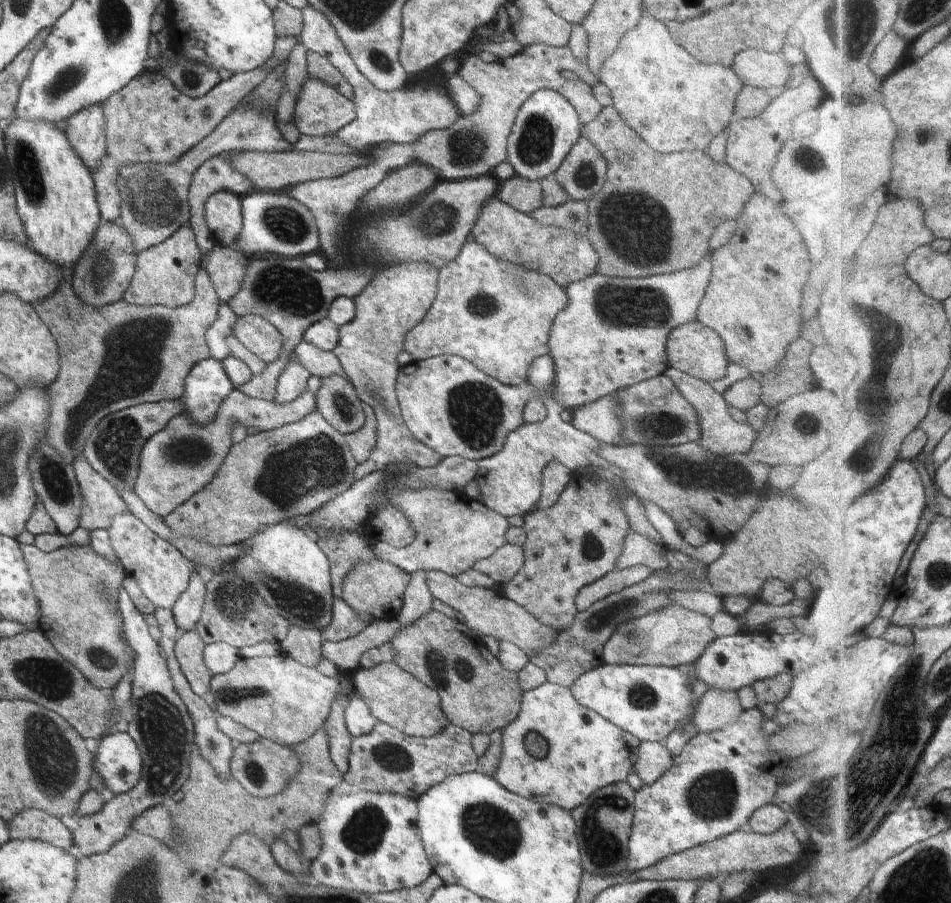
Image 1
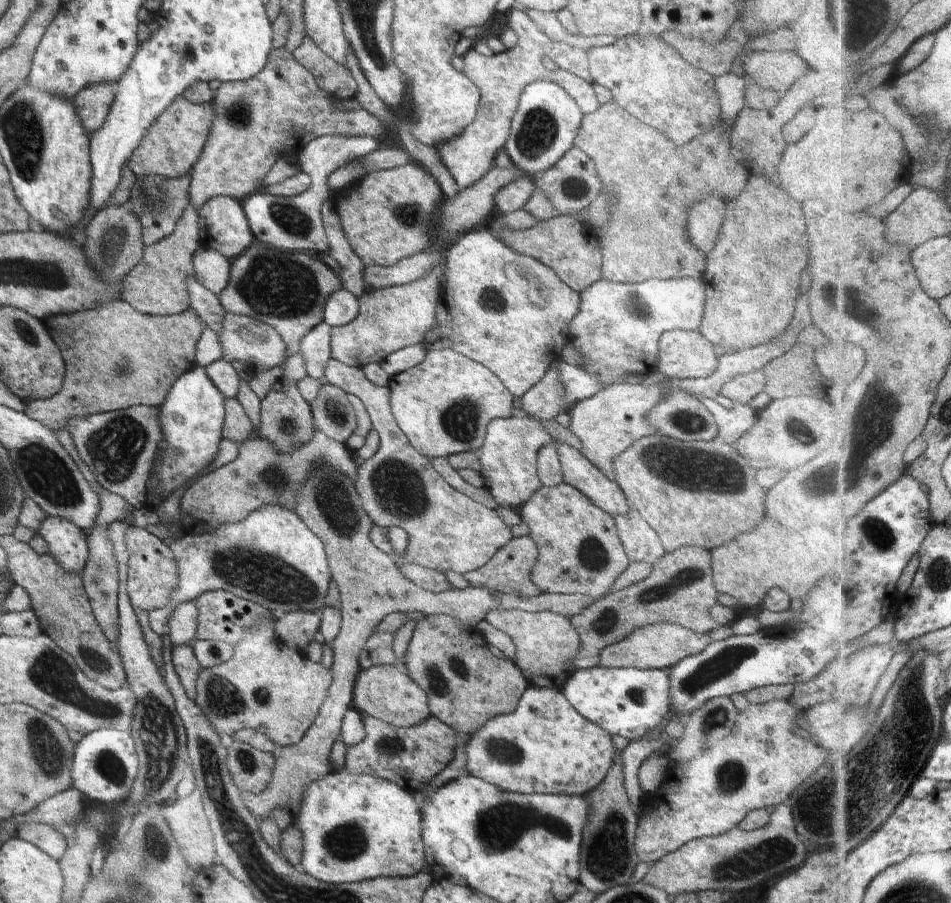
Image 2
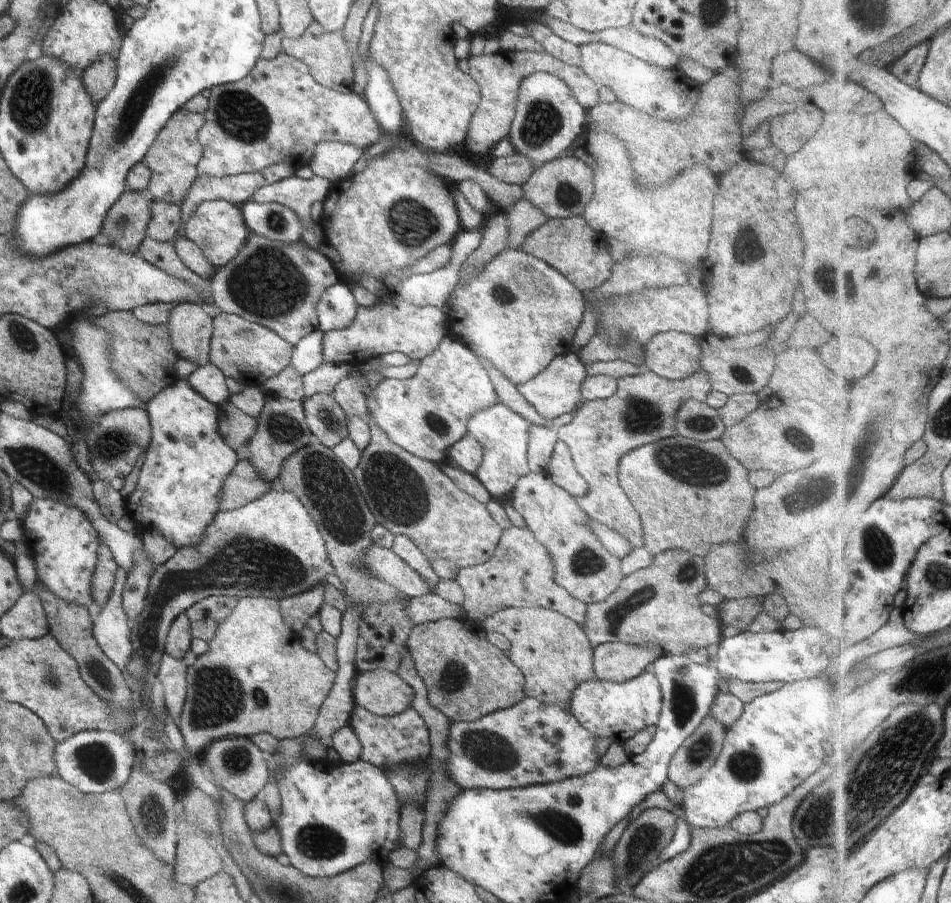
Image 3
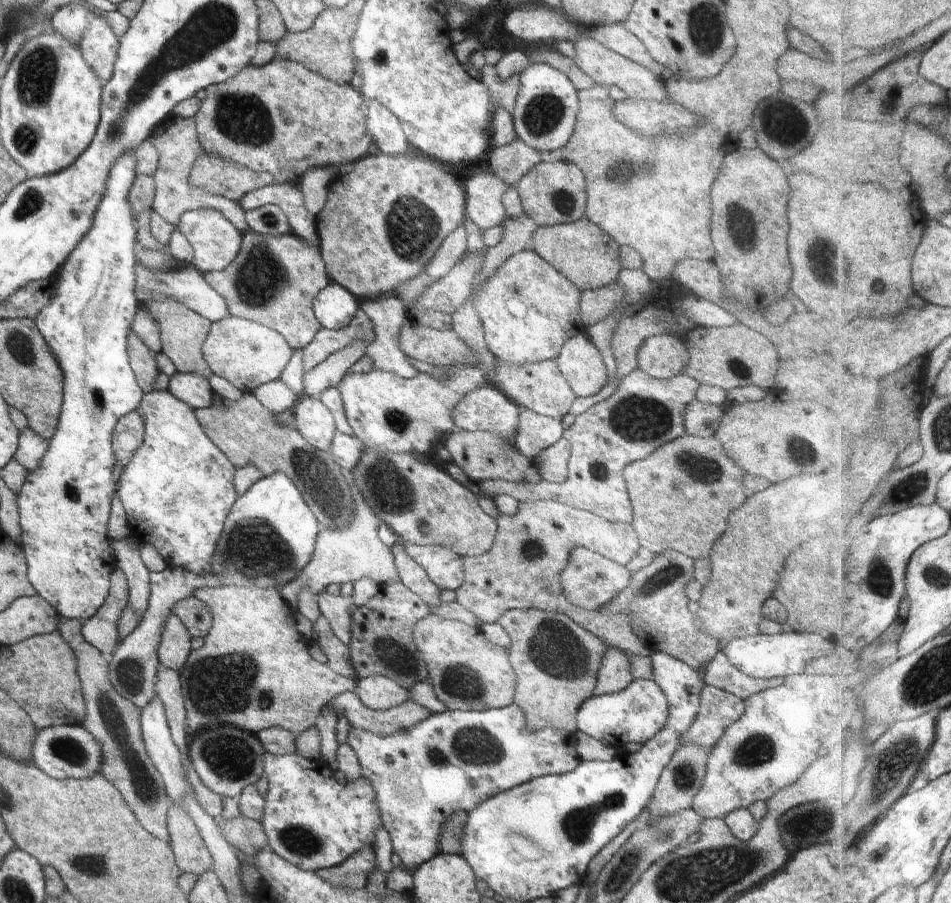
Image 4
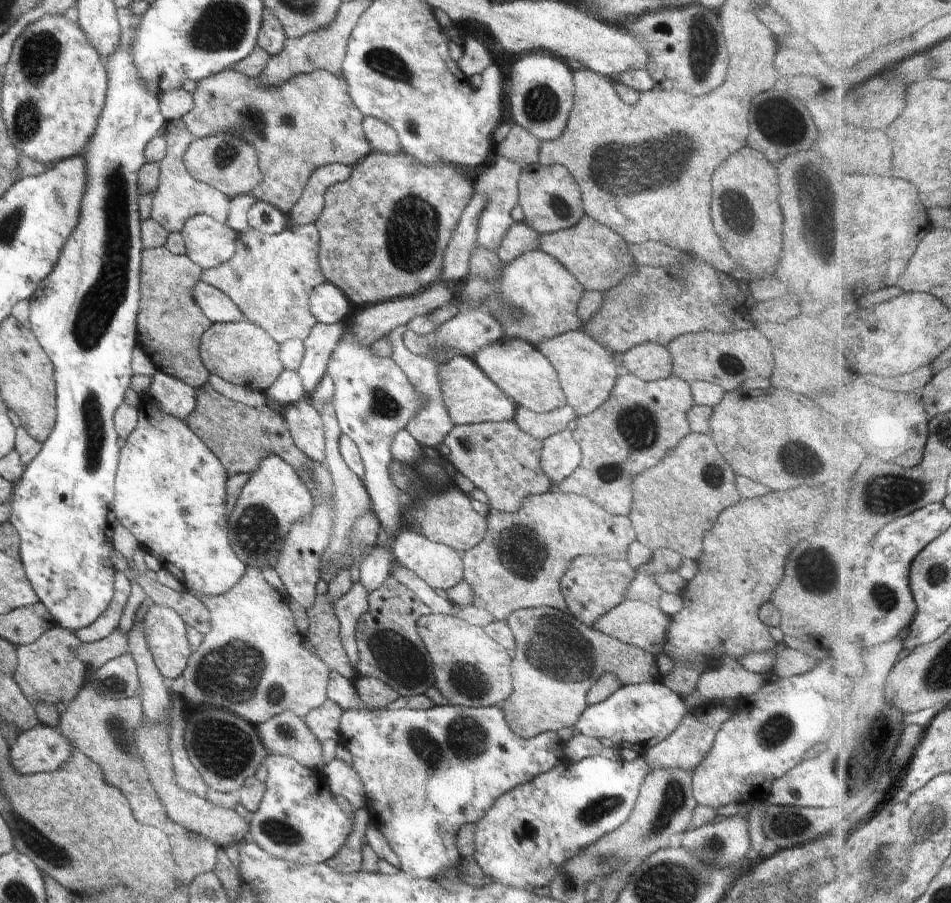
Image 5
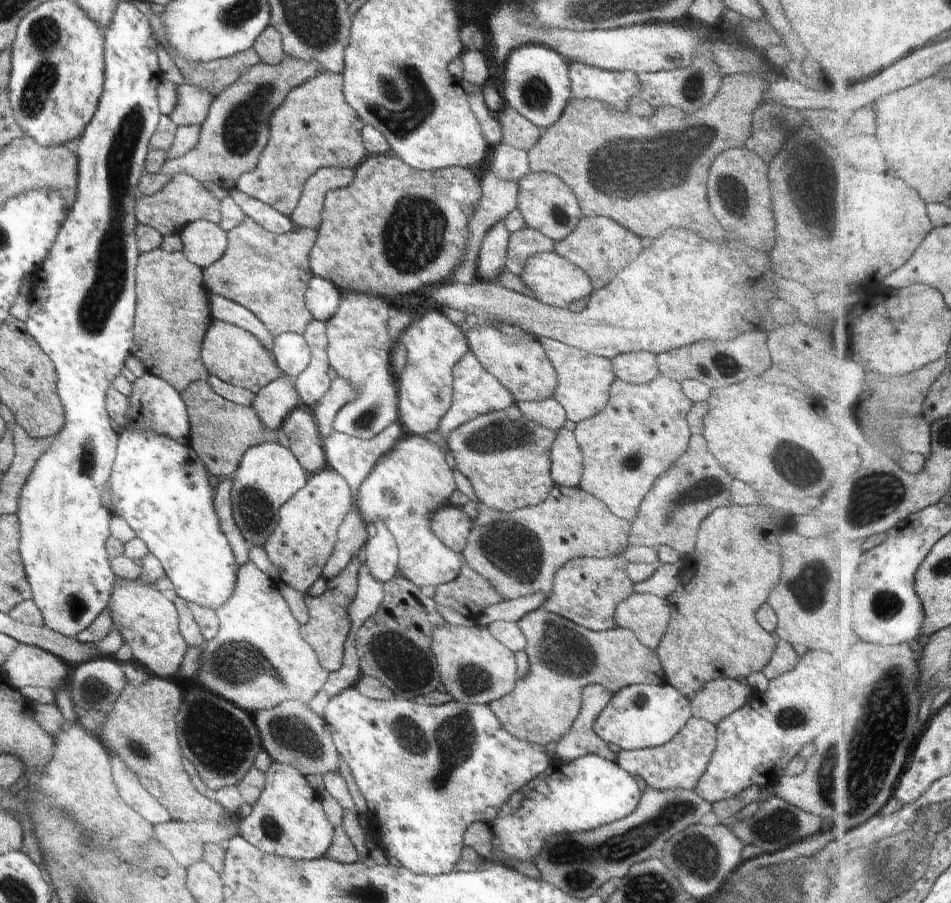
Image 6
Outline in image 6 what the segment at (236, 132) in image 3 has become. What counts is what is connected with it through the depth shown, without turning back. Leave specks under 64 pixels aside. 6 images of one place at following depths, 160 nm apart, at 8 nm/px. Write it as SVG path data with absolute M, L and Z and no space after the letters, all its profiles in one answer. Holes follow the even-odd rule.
M321 72L306 84L290 90L284 104L275 110L270 118L269 140L258 165L238 178L235 189L290 217L306 180L320 168L355 170L368 157L362 142L364 126L346 104L341 74ZM188 84L176 85L178 88L178 106L170 114L170 120L178 126L201 126L206 120L210 104L215 96L208 94L204 88Z

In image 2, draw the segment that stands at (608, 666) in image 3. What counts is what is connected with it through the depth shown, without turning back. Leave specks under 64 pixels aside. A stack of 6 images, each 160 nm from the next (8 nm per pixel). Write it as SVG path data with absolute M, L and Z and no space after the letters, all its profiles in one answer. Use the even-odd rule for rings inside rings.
M652 624L652 626L638 628L618 643L605 647L598 655L598 667L638 670L670 669L676 662L704 652L710 642L709 634L692 632L680 624Z

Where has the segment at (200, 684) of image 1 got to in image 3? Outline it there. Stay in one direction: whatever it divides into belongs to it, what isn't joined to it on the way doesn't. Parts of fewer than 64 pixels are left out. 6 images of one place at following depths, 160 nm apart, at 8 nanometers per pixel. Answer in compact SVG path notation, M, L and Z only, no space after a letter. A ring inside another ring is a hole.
M165 652L157 672L164 687L166 710L176 720L181 716L187 695L186 673L188 667L182 659L174 658Z

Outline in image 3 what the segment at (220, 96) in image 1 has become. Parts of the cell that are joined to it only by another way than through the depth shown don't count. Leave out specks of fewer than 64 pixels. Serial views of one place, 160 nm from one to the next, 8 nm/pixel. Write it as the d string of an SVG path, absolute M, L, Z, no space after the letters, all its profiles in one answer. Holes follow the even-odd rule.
M179 108L158 132L156 140L146 151L141 160L150 169L151 177L147 188L148 194L167 203L178 203L185 199L189 188L197 176L197 166L203 155L203 148L198 140L198 131L204 126L203 114L193 113L184 108Z

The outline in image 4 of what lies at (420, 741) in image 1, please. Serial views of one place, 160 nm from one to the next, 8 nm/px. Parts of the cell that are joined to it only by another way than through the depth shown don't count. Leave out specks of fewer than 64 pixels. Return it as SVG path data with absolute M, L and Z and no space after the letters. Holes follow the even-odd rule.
M343 692L330 703L338 714L344 712L351 728L368 731L380 737L389 737L401 729L410 729L431 714L426 707L413 700L411 693L406 702L385 711L370 710L355 692Z

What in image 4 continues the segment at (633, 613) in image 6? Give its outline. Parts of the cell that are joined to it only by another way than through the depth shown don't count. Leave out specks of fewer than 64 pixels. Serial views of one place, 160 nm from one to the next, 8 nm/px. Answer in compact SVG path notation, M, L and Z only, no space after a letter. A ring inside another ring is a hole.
M519 501L519 510L514 516L500 516L498 518L497 535L492 548L477 557L464 557L464 582L457 588L457 601L472 612L482 623L496 623L506 611L512 609L537 608L549 613L560 613L569 616L578 626L585 628L590 634L603 640L608 647L614 647L624 653L632 653L639 657L650 657L654 647L644 641L643 637L638 638L634 630L633 617L625 614L612 614L610 612L586 611L583 608L573 605L566 600L561 587L561 572L568 564L569 556L576 547L584 547L597 552L619 565L628 564L640 544L636 538L636 532L632 530L632 525L616 524L608 522L600 516L584 509L577 509L558 501Z

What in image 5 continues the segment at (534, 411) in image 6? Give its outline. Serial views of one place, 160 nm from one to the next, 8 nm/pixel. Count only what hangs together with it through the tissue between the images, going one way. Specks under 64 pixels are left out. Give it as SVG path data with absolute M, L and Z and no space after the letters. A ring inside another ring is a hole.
M568 404L540 414L524 407L517 407L514 421L526 434L543 441L549 436L562 432L567 428L568 422L575 420L576 417L574 409Z

